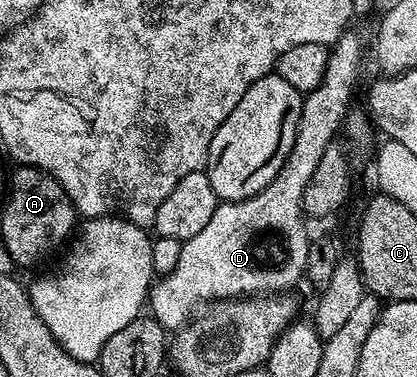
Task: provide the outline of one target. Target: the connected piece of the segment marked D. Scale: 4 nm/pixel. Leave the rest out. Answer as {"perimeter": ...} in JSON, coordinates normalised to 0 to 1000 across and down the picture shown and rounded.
{"perimeter":[[[830,82],[794,122],[782,199],[772,220],[753,241],[727,249],[724,294],[715,305],[715,337],[705,390],[681,440],[667,454],[662,472],[619,517],[578,533],[542,533],[520,541],[513,570],[504,570],[504,592],[465,623],[465,634],[439,642],[436,676],[427,687],[427,708],[417,719],[391,727],[360,769],[360,830],[396,878],[439,873],[482,814],[520,798],[549,793],[592,793],[616,782],[671,782],[698,756],[710,756],[731,732],[736,708],[736,660],[743,642],[739,607],[729,599],[729,509],[748,483],[753,454],[763,443],[763,422],[808,371],[820,329],[844,271],[844,233],[863,204],[863,170],[873,162],[873,109],[847,82]]]}

